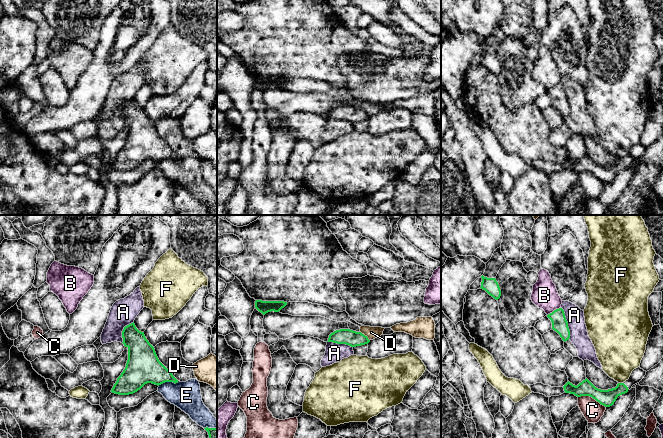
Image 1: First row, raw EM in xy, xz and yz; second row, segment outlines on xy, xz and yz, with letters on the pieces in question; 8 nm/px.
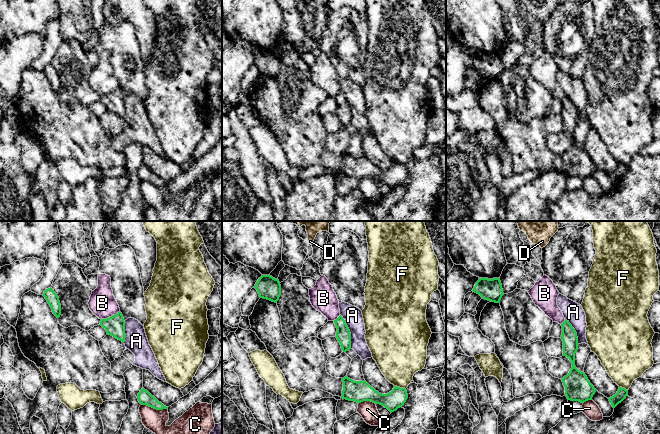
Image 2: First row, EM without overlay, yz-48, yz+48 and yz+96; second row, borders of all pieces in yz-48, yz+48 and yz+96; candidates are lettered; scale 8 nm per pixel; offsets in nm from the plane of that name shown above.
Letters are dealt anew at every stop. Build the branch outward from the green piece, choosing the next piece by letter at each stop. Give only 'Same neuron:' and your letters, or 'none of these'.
Same neuron: none of these

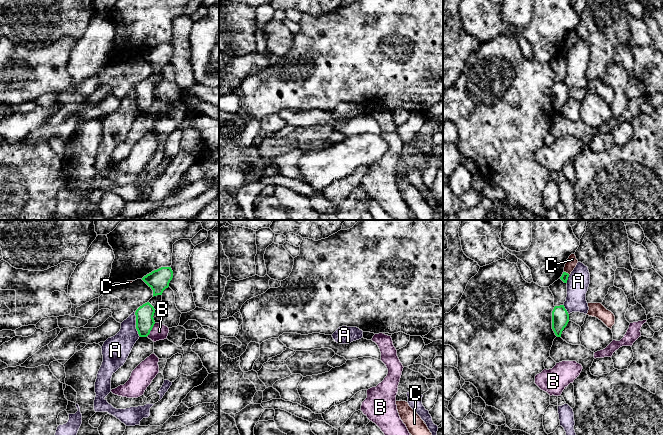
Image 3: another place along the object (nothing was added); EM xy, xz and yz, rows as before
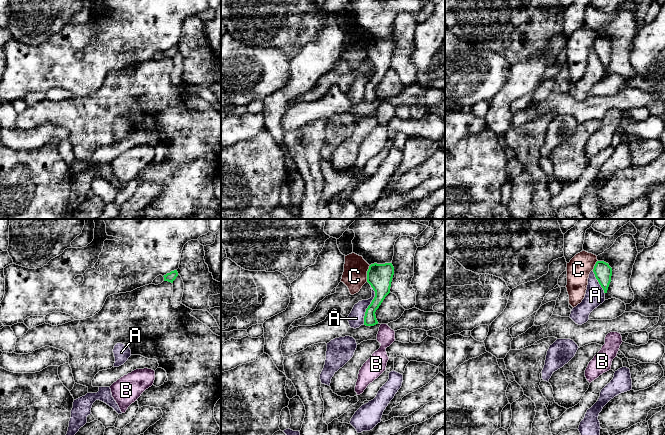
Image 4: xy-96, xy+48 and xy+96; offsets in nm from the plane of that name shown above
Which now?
Same neuron: none of these

